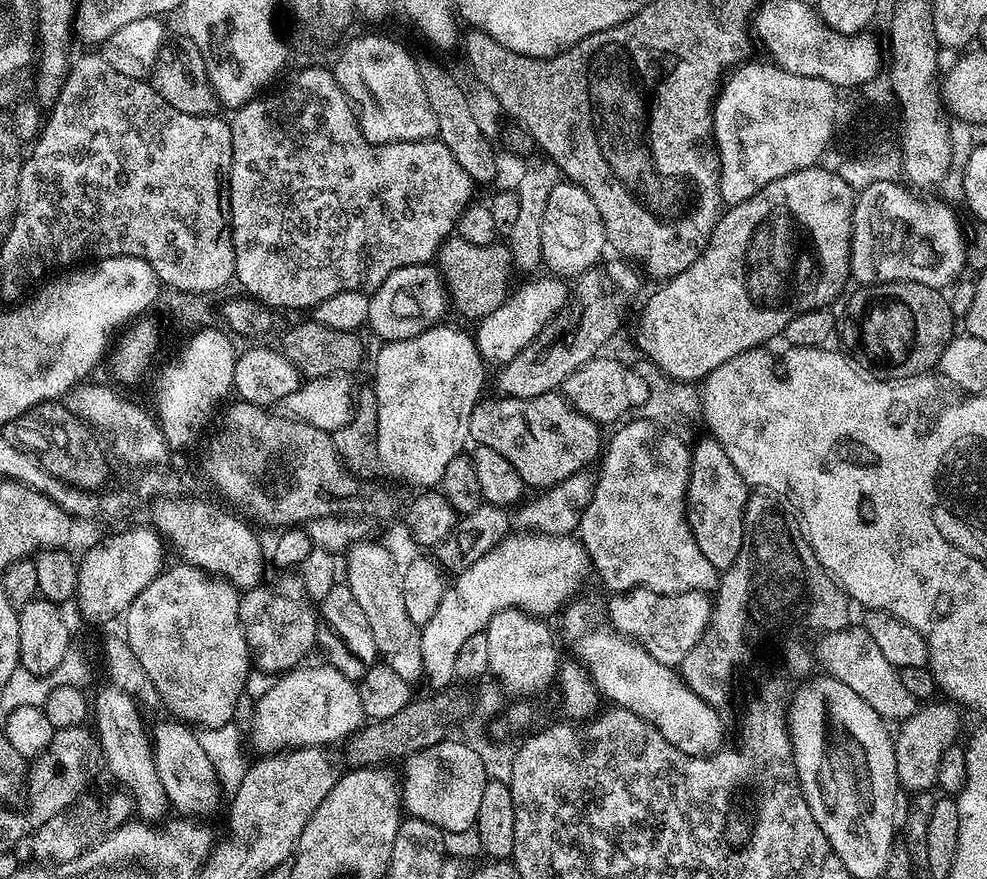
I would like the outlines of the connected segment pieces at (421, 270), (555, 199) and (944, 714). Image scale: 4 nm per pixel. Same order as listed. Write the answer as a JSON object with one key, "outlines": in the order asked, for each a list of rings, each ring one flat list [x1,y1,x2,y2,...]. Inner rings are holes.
{"outlines":[[[435,263,411,264,394,270,371,293,368,302,367,327,373,328,384,342,394,340,414,340,423,337,428,328,435,328,441,323,444,311,449,311,450,293,444,277]],[[561,182,554,186,550,199,546,202,546,214,542,214,542,254,543,263,548,264,560,278,575,278,597,267,601,262,600,255,608,244,608,236,604,232,602,214,598,214,598,206,586,194,581,184]],[[928,702,917,707,916,713,906,718,894,732,894,762,898,770,900,788,909,788,912,794,936,788,938,766,946,754,957,743,960,736,961,709,955,703]]]}

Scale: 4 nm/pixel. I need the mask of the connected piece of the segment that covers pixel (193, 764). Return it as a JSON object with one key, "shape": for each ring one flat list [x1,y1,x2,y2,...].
{"shape":[[167,718,161,724,151,725,152,758,157,768,158,782,162,784,169,805,180,814,212,812,220,804,221,789,206,753,199,746,197,733,187,723]]}

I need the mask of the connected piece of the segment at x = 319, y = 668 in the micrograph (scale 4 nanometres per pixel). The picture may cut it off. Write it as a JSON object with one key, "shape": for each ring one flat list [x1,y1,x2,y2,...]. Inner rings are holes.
{"shape":[[316,664,313,668,297,666,291,672,274,679,273,686,256,703,256,736,272,750,287,750,305,746,332,746,335,740,347,741,360,731,366,717,359,706,354,706,354,684,336,668]]}

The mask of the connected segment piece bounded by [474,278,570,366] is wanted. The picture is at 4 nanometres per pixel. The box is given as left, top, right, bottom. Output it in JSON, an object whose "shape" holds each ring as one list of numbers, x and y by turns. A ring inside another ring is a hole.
{"shape":[[560,278,552,280,534,280,524,285,516,292,509,295,508,301,498,310,486,314,475,325,474,339,480,357,485,365,503,366,509,364,515,356,522,351,530,341,534,340,542,329,549,327,552,315,564,304,564,299,569,299,570,292,564,289,565,281]]}

